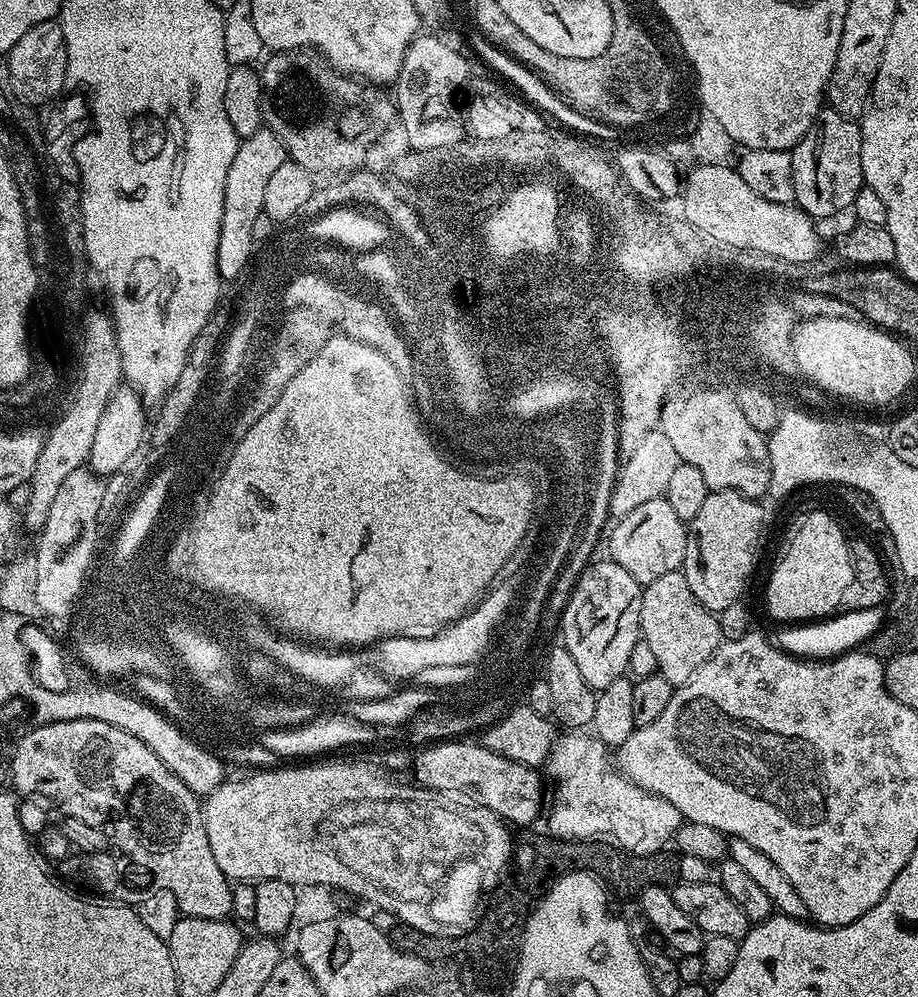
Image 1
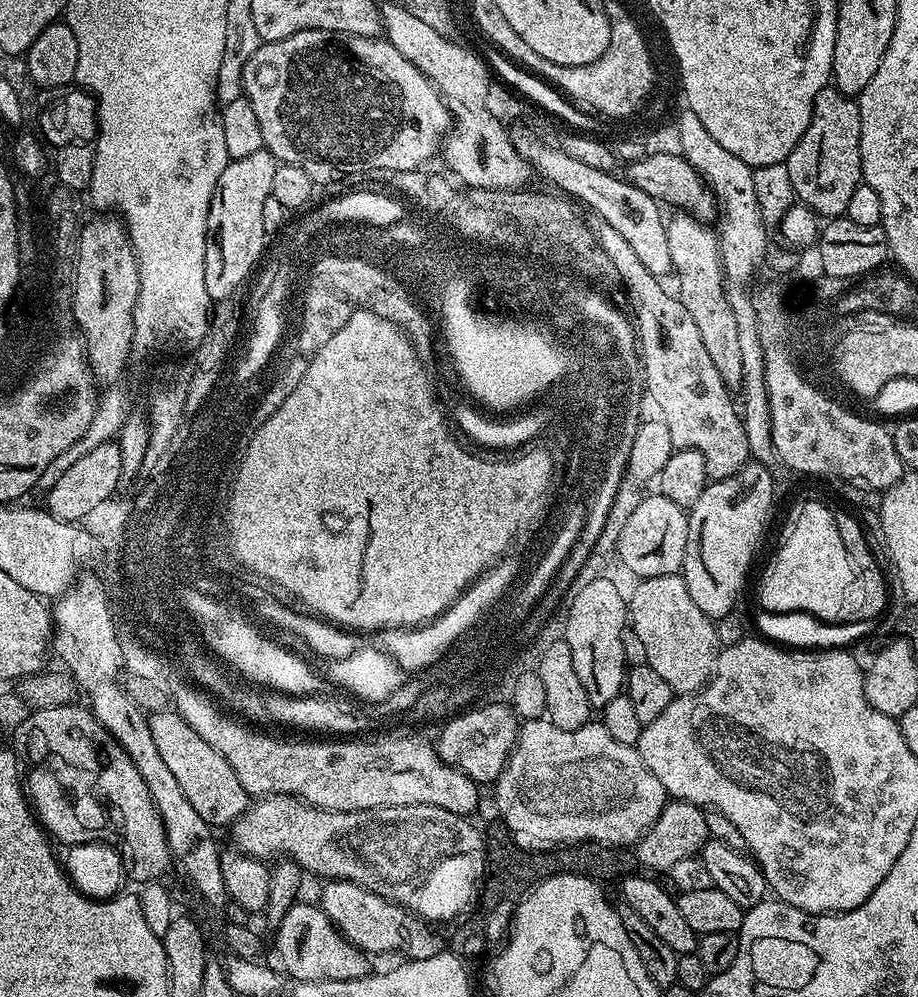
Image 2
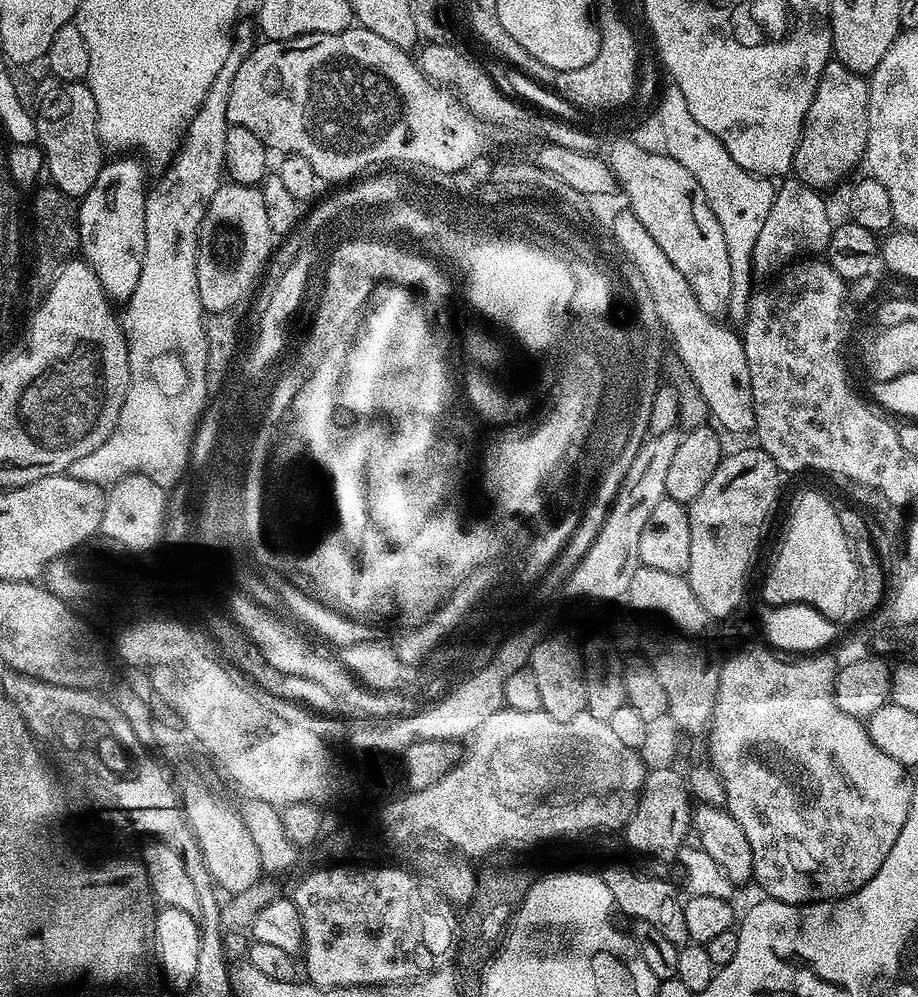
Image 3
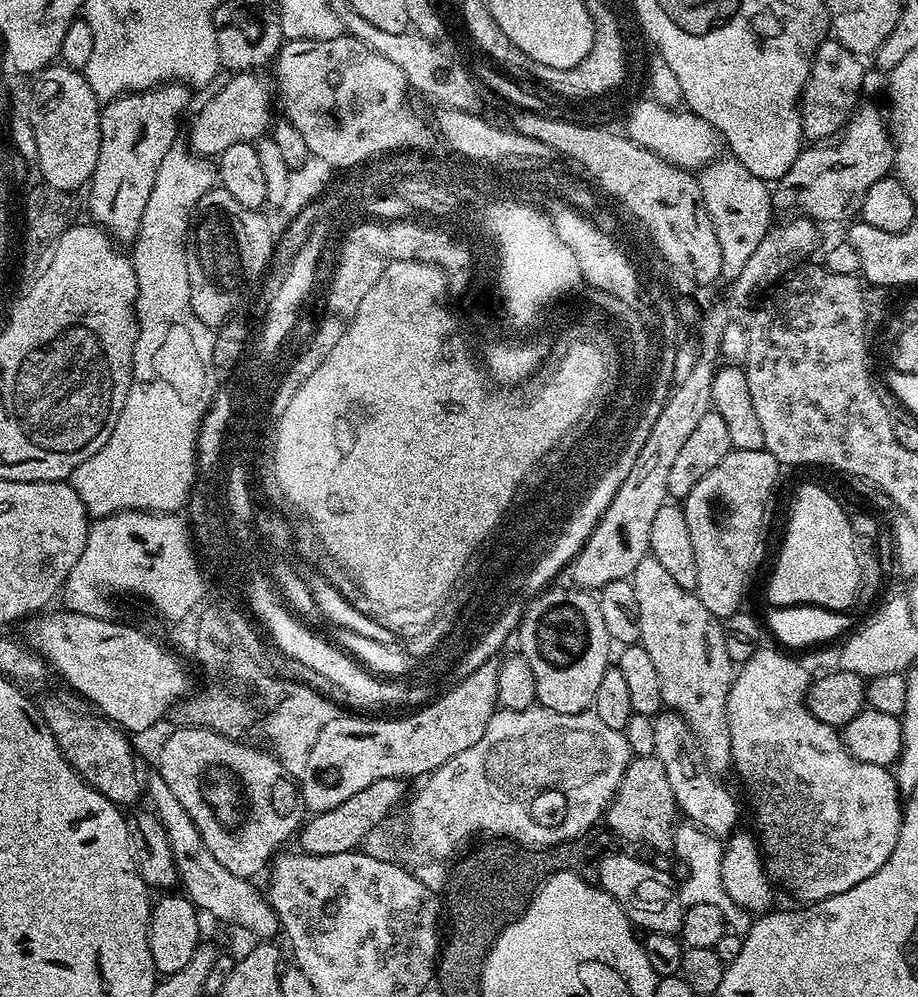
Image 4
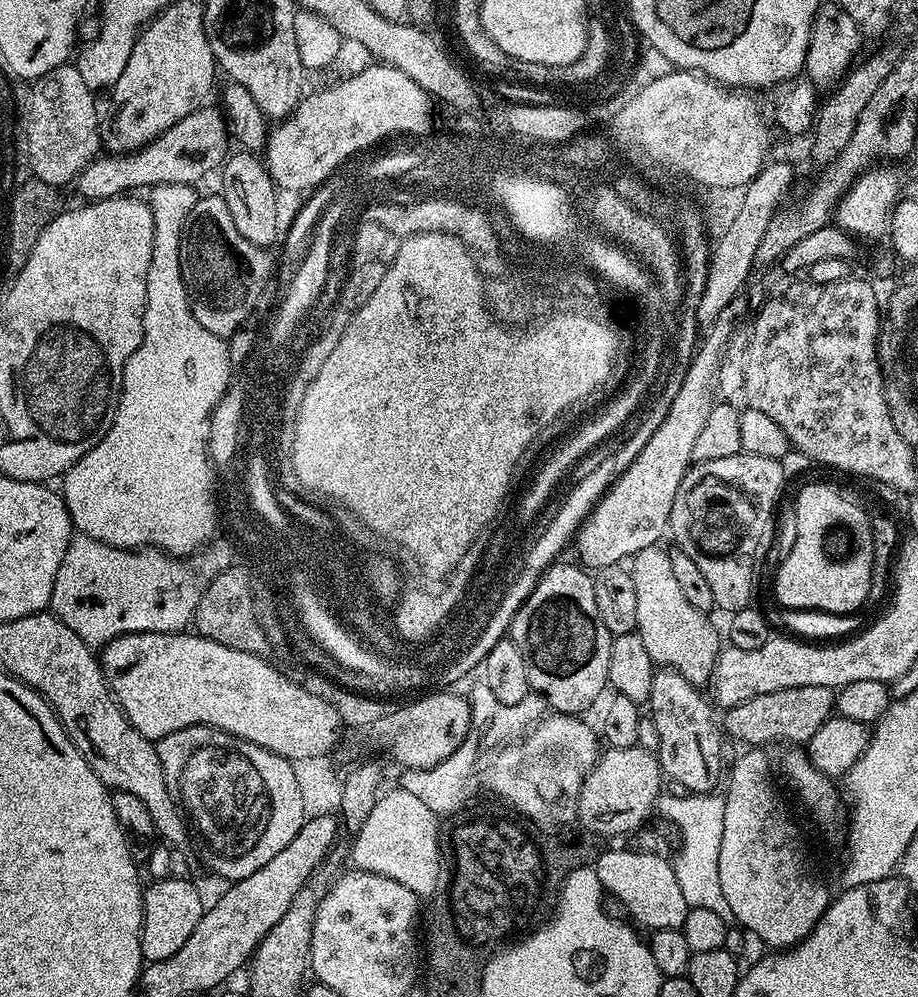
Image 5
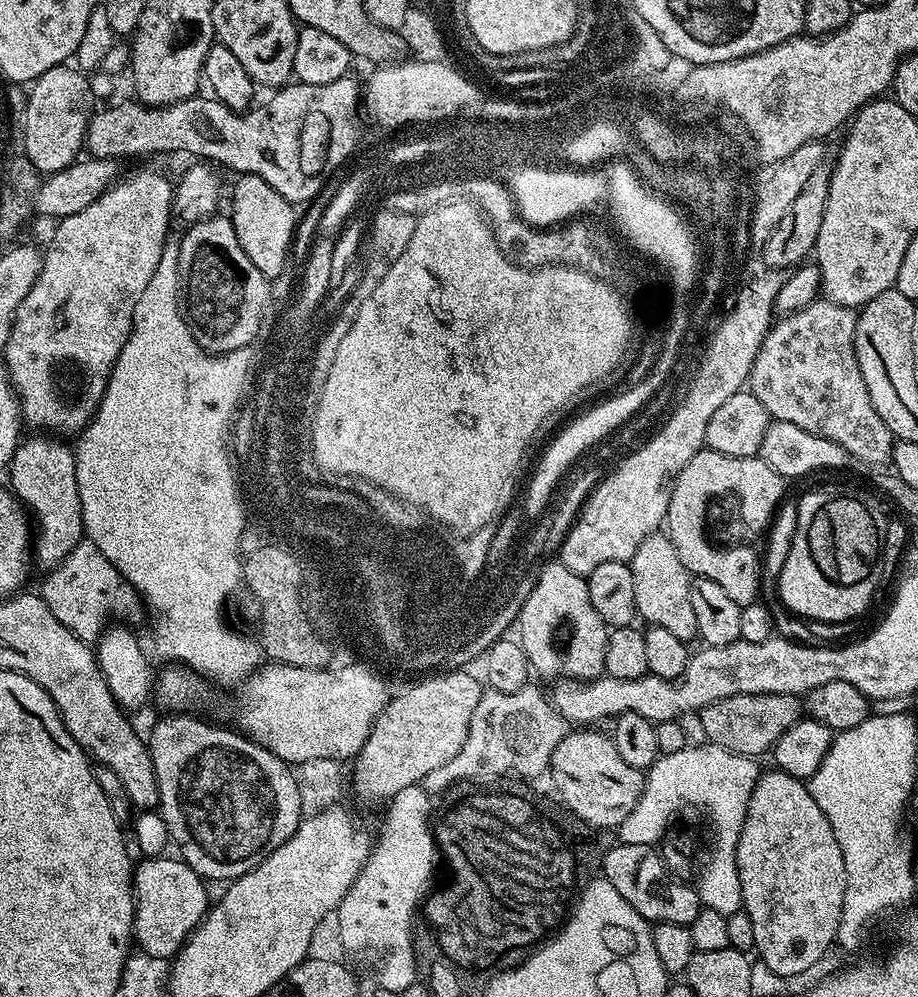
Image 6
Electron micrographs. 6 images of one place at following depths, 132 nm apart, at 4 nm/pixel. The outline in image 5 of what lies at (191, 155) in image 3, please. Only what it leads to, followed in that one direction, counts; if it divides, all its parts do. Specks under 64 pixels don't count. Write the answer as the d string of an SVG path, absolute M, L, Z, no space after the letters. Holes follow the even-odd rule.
M158 184L151 189L150 195L147 197L148 204L154 214L154 250L150 254L150 270L146 274L144 340L138 346L138 350L134 350L134 354L130 354L124 367L120 404L116 407L114 422L110 426L106 438L102 438L102 442L98 442L90 451L82 454L82 458L78 458L78 462L74 466L70 466L70 470L64 473L62 477L64 505L68 508L72 527L79 535L93 536L95 540L100 540L103 544L109 544L115 548L131 548L133 550L137 548L159 548L161 552L167 552L173 558L191 557L191 552L195 548L201 547L200 549L203 549L209 543L209 541L207 542L208 536L212 536L216 532L216 504L218 508L218 500L212 497L214 467L209 457L208 435L211 430L212 412L224 396L225 377L229 361L227 343L221 337L210 334L210 330L202 327L198 318L194 318L194 314L188 309L188 295L184 289L184 280L180 269L180 236L184 233L186 218L190 214L190 210L194 210L194 202L198 199L198 192L196 191L197 189L191 184Z

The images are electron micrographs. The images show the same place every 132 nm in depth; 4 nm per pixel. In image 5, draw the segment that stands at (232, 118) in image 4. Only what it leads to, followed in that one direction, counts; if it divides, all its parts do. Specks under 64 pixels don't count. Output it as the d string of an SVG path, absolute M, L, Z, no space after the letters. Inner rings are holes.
M205 106L186 114L182 122L174 122L154 142L136 152L101 154L76 175L74 188L84 195L85 201L109 200L121 194L132 194L136 188L151 190L158 184L199 185L203 176L219 169L229 155L230 133L227 119L219 107Z

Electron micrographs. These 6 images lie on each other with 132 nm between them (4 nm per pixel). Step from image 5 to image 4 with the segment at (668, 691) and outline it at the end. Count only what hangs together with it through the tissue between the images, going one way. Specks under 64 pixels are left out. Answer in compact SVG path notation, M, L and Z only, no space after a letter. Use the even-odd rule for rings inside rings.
M661 710L652 717L654 722L654 750L662 766L666 766L666 779L670 781L670 790L674 790L677 809L684 812L692 824L697 825L702 831L709 832L717 838L728 838L737 831L736 823L740 820L740 808L736 805L736 800L732 797L730 789L724 785L725 781L721 777L715 776L714 773L706 766L704 755L700 749L700 743L696 736L690 730L690 726L676 712L671 710Z

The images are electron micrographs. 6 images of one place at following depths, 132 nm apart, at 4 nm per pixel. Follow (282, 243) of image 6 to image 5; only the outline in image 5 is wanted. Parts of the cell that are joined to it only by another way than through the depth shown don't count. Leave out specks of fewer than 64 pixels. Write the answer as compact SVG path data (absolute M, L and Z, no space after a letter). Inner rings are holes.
M236 150L225 159L222 165L223 172L222 195L226 206L230 206L234 226L238 226L242 236L248 242L254 242L254 246L271 249L271 244L276 240L276 231L280 228L280 200L276 197L278 189L268 172L268 165L259 155Z

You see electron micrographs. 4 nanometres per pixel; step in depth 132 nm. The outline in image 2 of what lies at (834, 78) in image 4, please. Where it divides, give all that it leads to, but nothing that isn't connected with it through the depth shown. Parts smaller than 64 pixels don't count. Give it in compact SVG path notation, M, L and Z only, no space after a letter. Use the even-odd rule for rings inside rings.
M834 86L823 88L814 98L810 126L806 134L794 146L794 150L786 161L790 172L790 181L793 182L795 199L801 205L809 208L820 218L840 218L845 215L850 206L850 198L854 190L862 183L860 171L862 170L862 154L860 153L860 135L862 122L860 121L860 106L853 97L839 92Z

